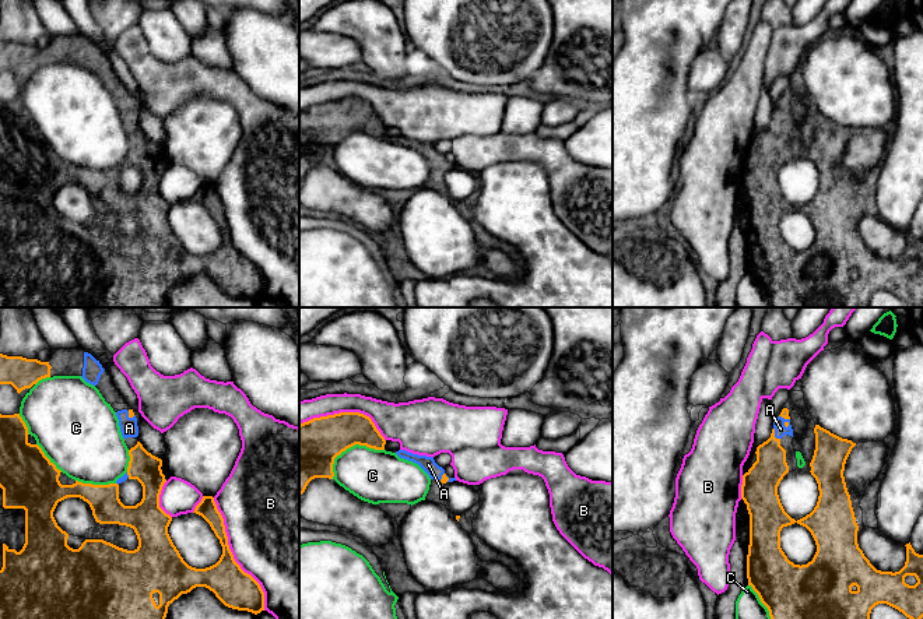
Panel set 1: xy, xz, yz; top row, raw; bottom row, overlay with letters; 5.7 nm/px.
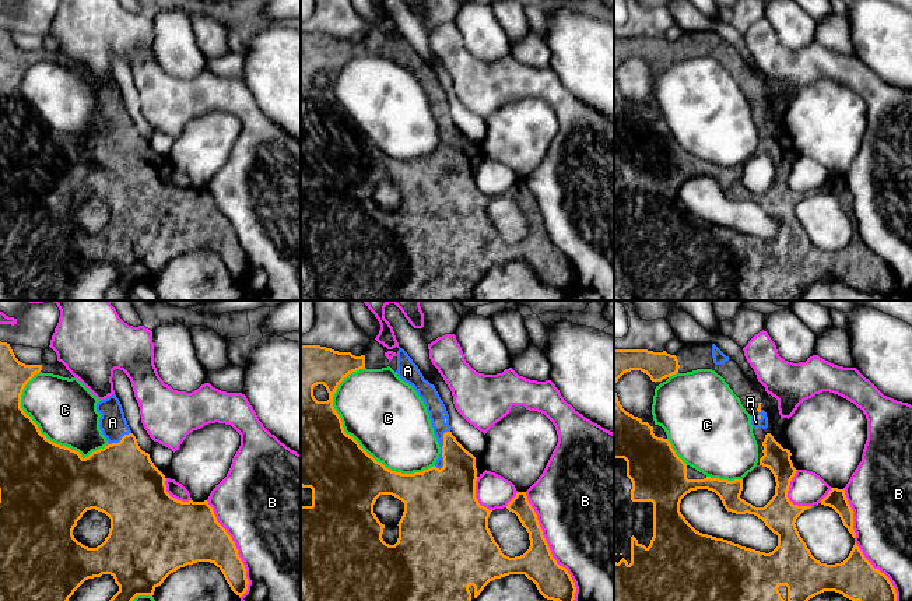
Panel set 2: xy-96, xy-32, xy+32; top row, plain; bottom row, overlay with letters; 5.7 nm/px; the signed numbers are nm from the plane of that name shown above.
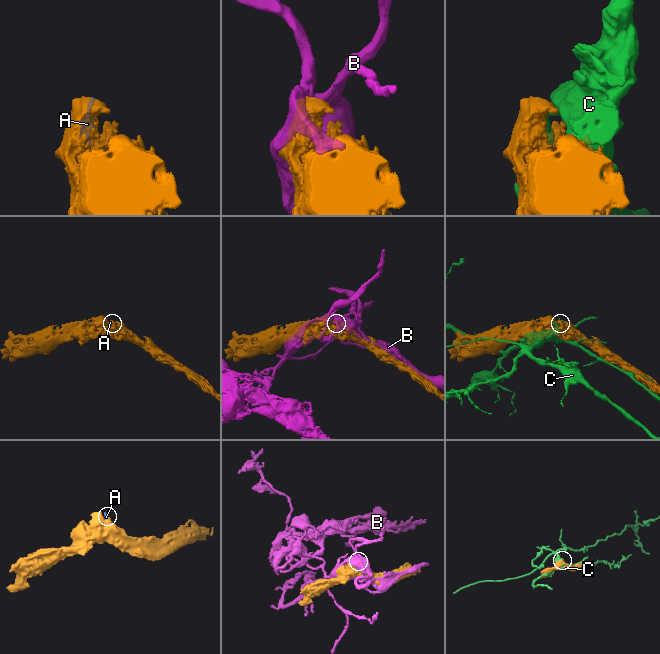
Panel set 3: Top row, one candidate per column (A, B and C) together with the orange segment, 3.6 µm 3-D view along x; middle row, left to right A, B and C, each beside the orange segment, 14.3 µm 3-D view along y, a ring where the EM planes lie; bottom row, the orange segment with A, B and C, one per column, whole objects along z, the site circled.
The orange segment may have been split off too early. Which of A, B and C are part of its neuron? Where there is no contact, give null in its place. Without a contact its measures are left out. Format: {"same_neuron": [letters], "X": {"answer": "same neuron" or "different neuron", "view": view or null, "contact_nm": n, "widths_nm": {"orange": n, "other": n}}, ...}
{"same_neuron": ["A"], "A": {"answer": "same neuron", "view": "yz", "contact_nm": 80, "widths_nm": {"orange": 190, "other": 70}}, "B": {"answer": "different neuron", "view": "xy", "contact_nm": 700, "widths_nm": {"orange": 220, "other": 500}}, "C": {"answer": "different neuron", "view": "xz", "contact_nm": 340, "widths_nm": {"orange": 320, "other": 300}}}

